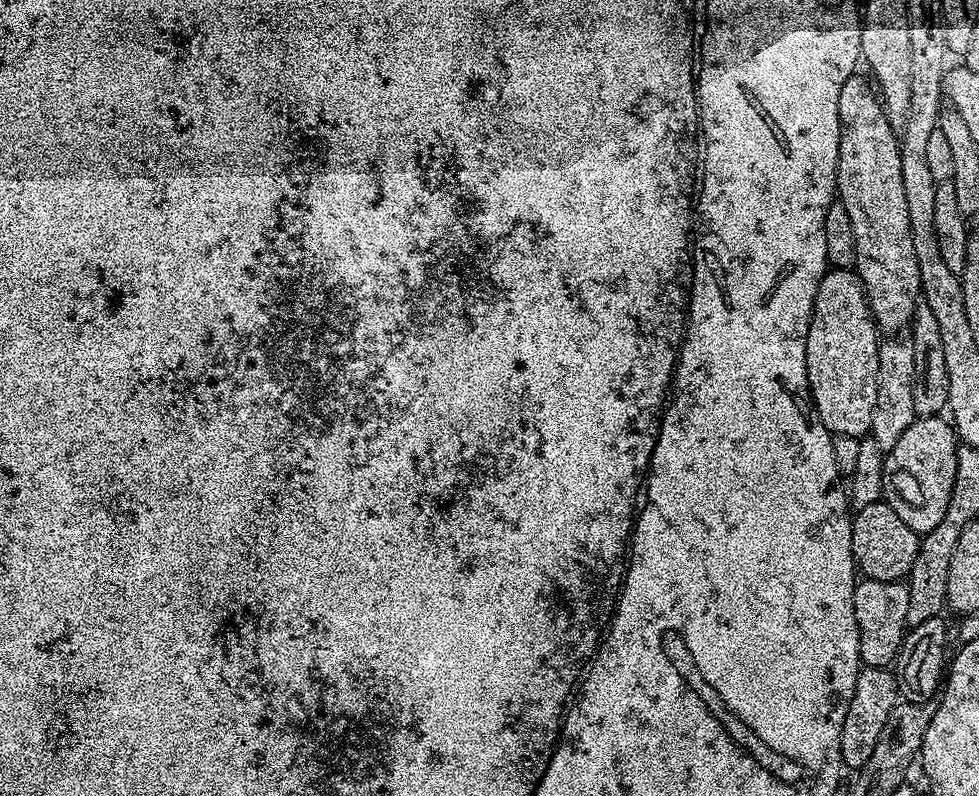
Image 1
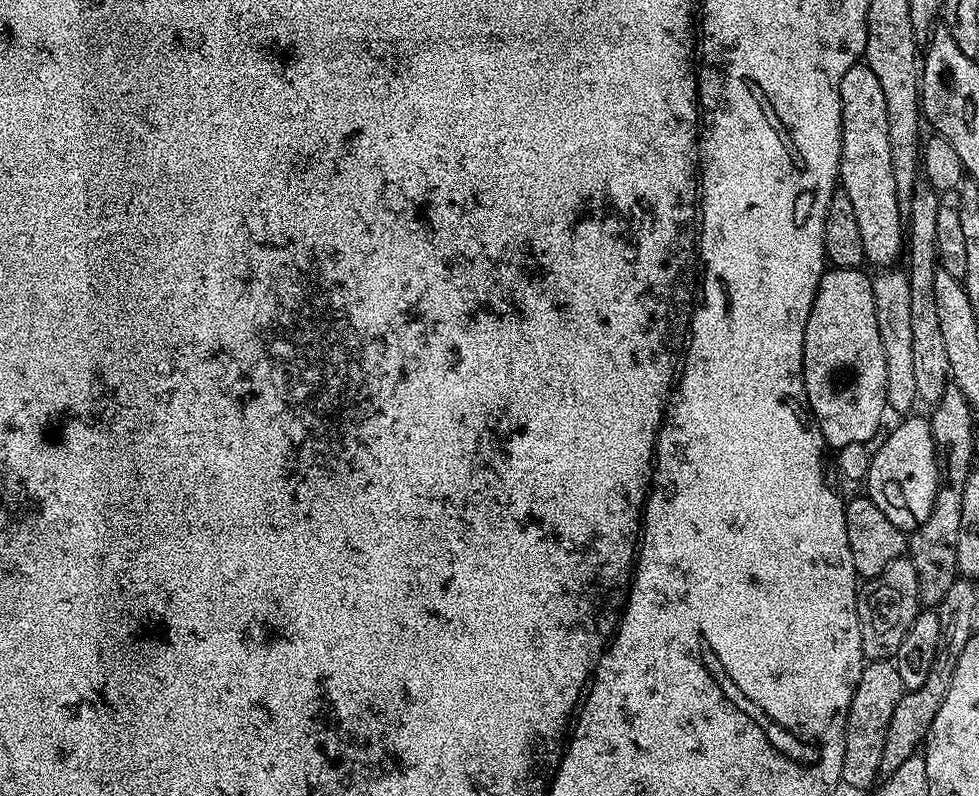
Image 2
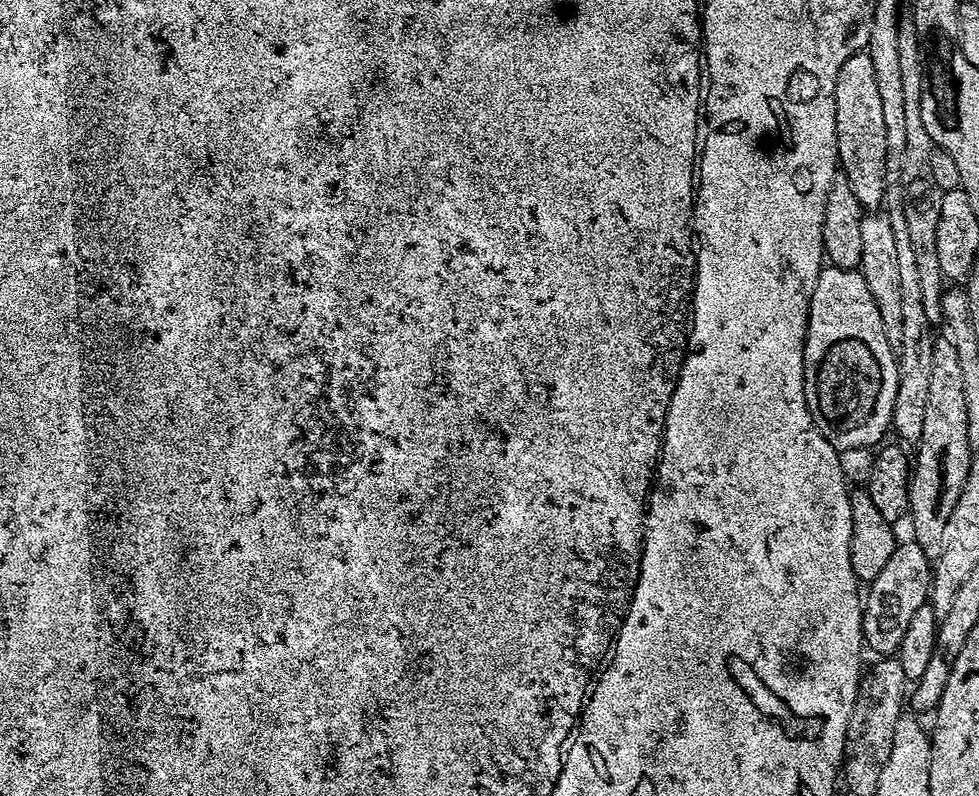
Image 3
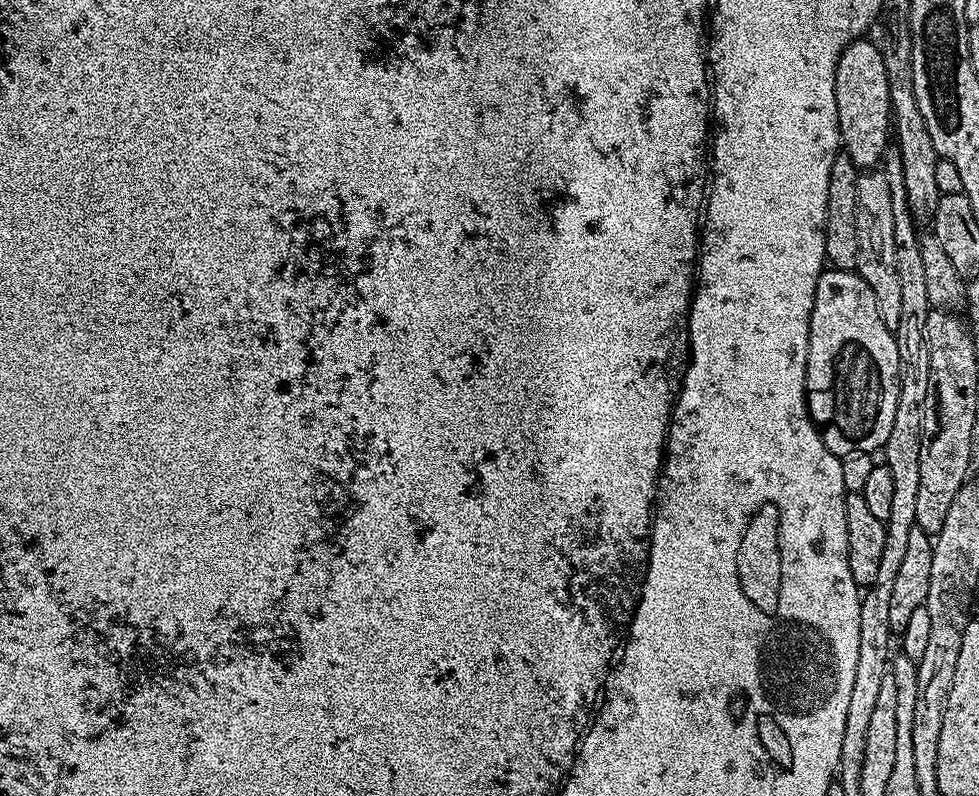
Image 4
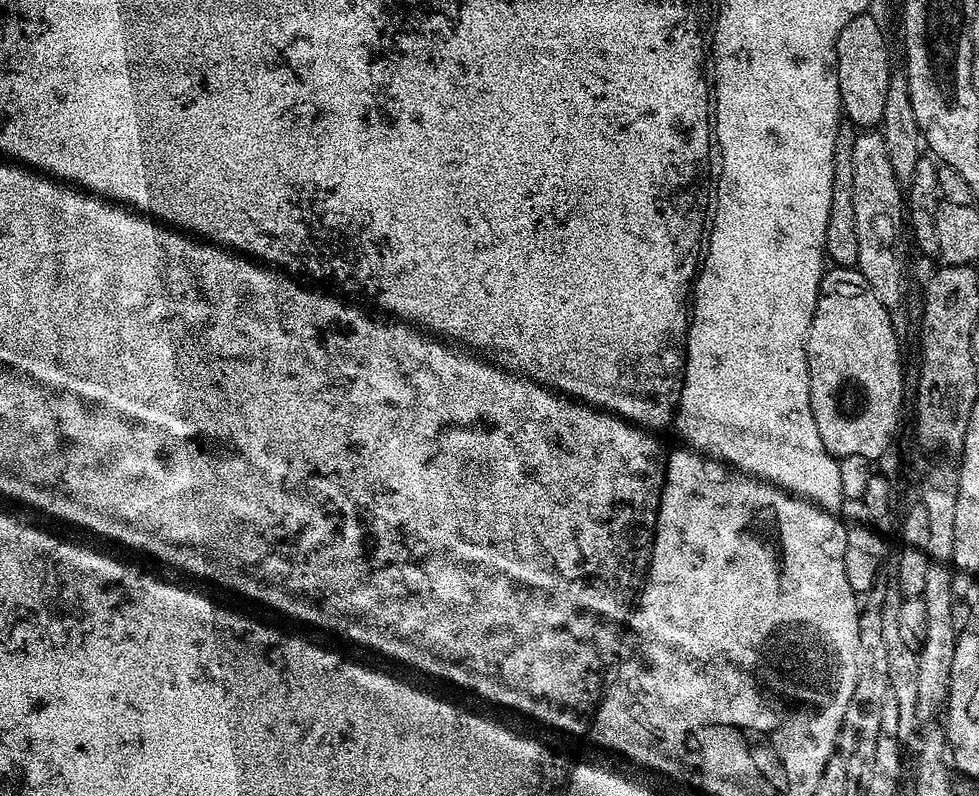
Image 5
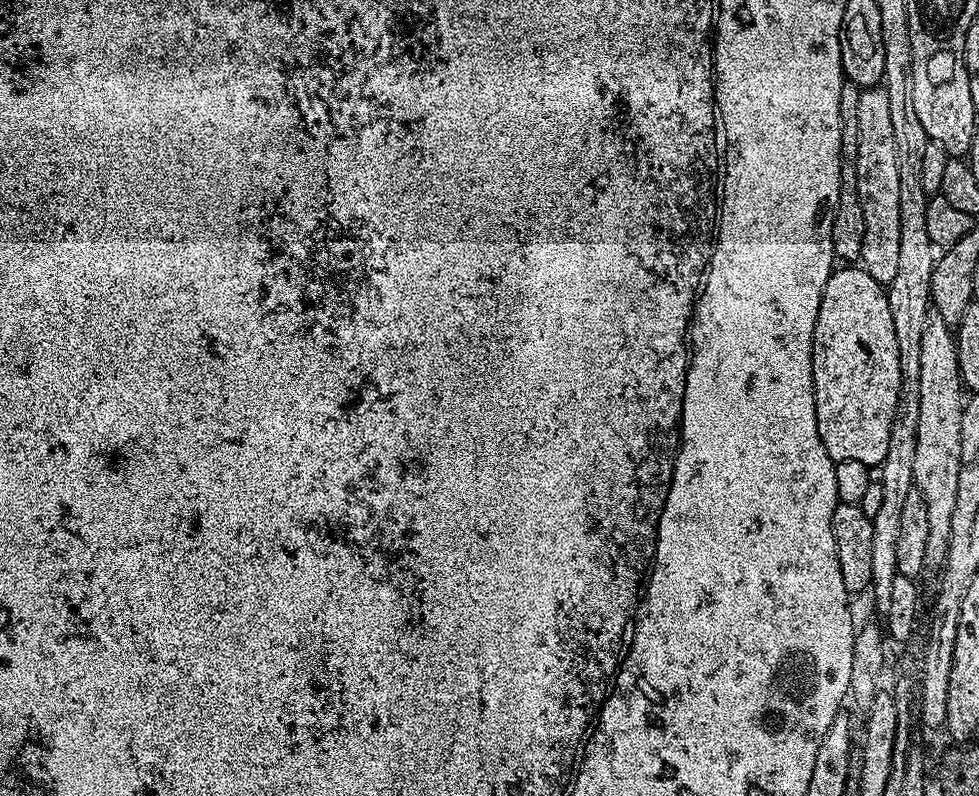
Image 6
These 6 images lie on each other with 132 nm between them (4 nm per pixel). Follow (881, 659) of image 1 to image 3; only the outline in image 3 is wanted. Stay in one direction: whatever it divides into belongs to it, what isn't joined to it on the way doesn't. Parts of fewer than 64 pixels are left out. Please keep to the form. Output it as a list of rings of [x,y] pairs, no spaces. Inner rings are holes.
[[[908,538],[906,542],[897,543],[894,554],[886,562],[886,567],[878,573],[878,578],[870,581],[866,595],[862,600],[864,610],[864,643],[873,648],[880,658],[888,658],[899,653],[902,638],[918,606],[929,603],[932,587],[933,561],[918,546],[916,541]]]

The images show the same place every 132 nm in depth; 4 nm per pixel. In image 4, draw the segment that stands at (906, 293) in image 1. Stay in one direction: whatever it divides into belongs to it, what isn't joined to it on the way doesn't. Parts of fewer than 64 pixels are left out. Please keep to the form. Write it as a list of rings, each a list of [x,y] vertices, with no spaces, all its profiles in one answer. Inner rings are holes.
[[[861,38],[844,48],[844,53],[838,58],[834,98],[838,102],[838,126],[843,155],[850,157],[857,169],[875,169],[890,147],[892,128],[890,86],[886,82],[886,62],[879,43],[871,44],[868,38]]]

